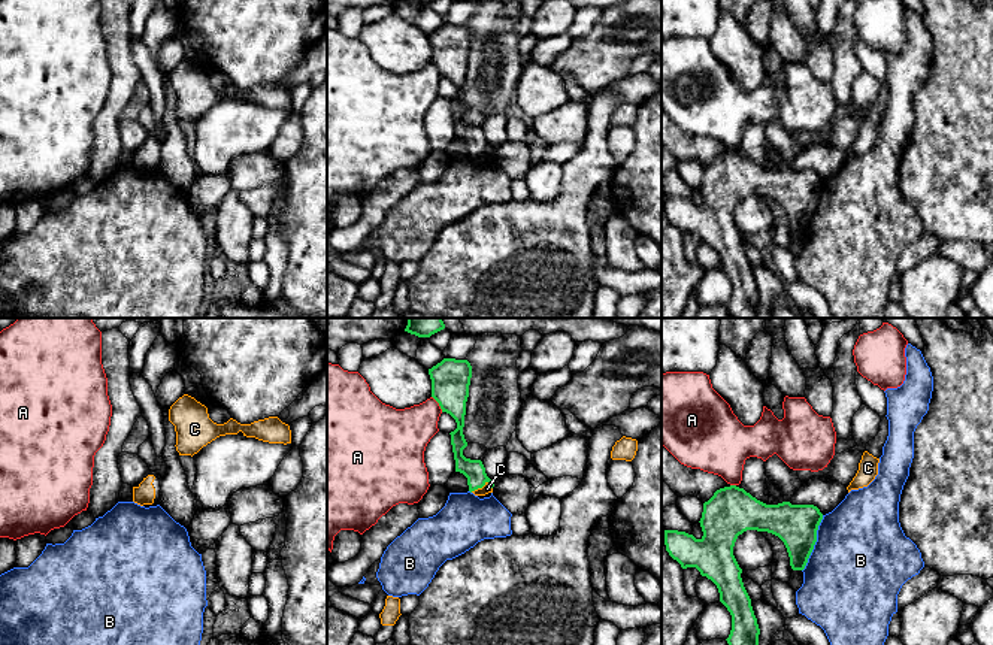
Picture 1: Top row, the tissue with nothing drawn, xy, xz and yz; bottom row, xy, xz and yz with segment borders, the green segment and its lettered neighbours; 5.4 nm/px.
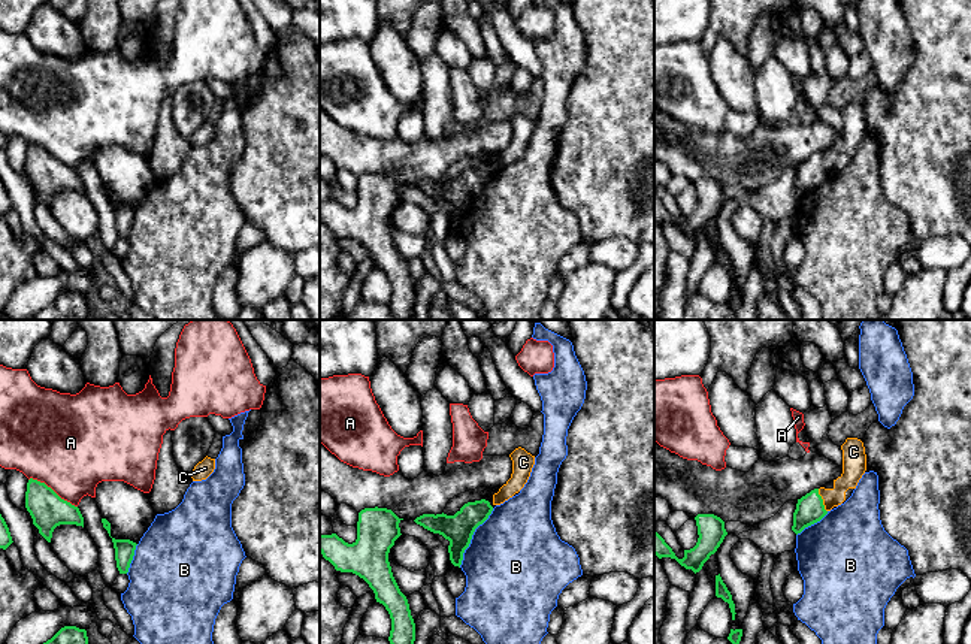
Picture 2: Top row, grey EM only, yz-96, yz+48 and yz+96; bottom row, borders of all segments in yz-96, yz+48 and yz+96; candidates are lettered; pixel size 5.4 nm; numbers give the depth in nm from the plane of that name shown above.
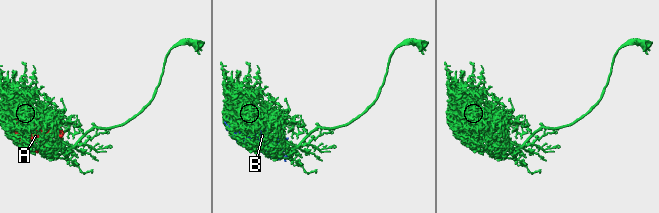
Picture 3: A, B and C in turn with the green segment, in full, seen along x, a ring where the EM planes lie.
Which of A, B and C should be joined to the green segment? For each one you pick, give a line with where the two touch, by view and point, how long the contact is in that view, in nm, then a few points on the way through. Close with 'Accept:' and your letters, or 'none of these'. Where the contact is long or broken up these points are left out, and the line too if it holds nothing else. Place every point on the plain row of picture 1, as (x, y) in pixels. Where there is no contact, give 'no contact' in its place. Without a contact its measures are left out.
Accept: none of these

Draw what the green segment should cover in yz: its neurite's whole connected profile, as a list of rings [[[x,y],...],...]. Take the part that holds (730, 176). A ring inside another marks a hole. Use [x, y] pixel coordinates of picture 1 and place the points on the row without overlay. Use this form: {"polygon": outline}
{"polygon": [[[736,151],[720,154],[703,169],[700,193],[703,202],[696,205],[693,200],[678,196],[664,196],[664,211],[669,221],[682,234],[696,233],[702,242],[711,245],[720,258],[720,267],[732,281],[732,296],[726,305],[733,318],[757,318],[760,294],[754,281],[751,264],[744,252],[733,212],[739,200],[747,196],[768,197],[778,202],[788,218],[793,236],[803,236],[817,208],[817,196],[823,179],[814,170],[791,170],[782,167],[766,170],[744,154]]]}

